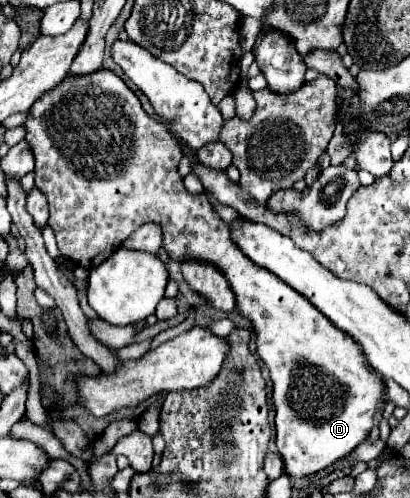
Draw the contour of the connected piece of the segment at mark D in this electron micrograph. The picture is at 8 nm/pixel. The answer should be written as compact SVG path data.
M97 70L97 72L93 72L89 76L81 76L81 78L65 78L61 82L61 86L53 88L51 92L47 92L43 98L39 98L31 106L29 118L25 122L25 128L27 128L25 140L31 144L31 150L33 150L33 156L35 156L35 186L39 190L43 190L45 196L47 196L47 200L49 200L49 226L55 232L59 252L65 258L69 258L75 266L81 266L85 270L93 270L95 266L99 266L101 262L105 262L121 246L121 242L133 230L137 230L145 222L157 222L163 228L163 246L165 246L165 250L167 250L167 254L171 258L179 258L179 260L183 260L183 258L195 258L195 260L203 260L203 262L213 262L219 270L223 270L223 274L227 276L227 280L229 280L229 284L231 284L231 288L233 288L233 292L237 296L237 308L239 308L239 312L245 318L251 320L251 326L253 326L253 332L255 332L255 344L257 344L259 358L265 362L265 366L271 372L271 380L273 380L273 402L275 402L275 410L277 410L277 414L275 414L275 424L277 424L277 450L279 450L279 454L283 458L283 464L285 464L285 470L287 470L289 476L303 478L307 474L315 474L319 470L325 470L333 462L349 456L367 438L367 434L371 432L371 428L375 424L377 410L385 404L387 390L385 390L385 382L383 382L381 374L375 372L367 364L361 346L357 346L357 342L353 342L353 338L349 338L349 334L345 334L343 330L337 330L305 296L297 294L297 290L289 288L285 282L281 282L275 274L267 272L265 268L257 268L245 254L241 254L241 250L229 238L229 224L225 224L221 220L221 216L215 212L215 208L209 202L209 196L207 194L189 194L183 188L183 180L177 174L177 164L183 158L183 154L181 154L181 150L177 146L175 136L165 128L165 124L157 122L155 118L151 118L141 108L139 98L129 90L129 86L117 74L113 74L111 70Z

